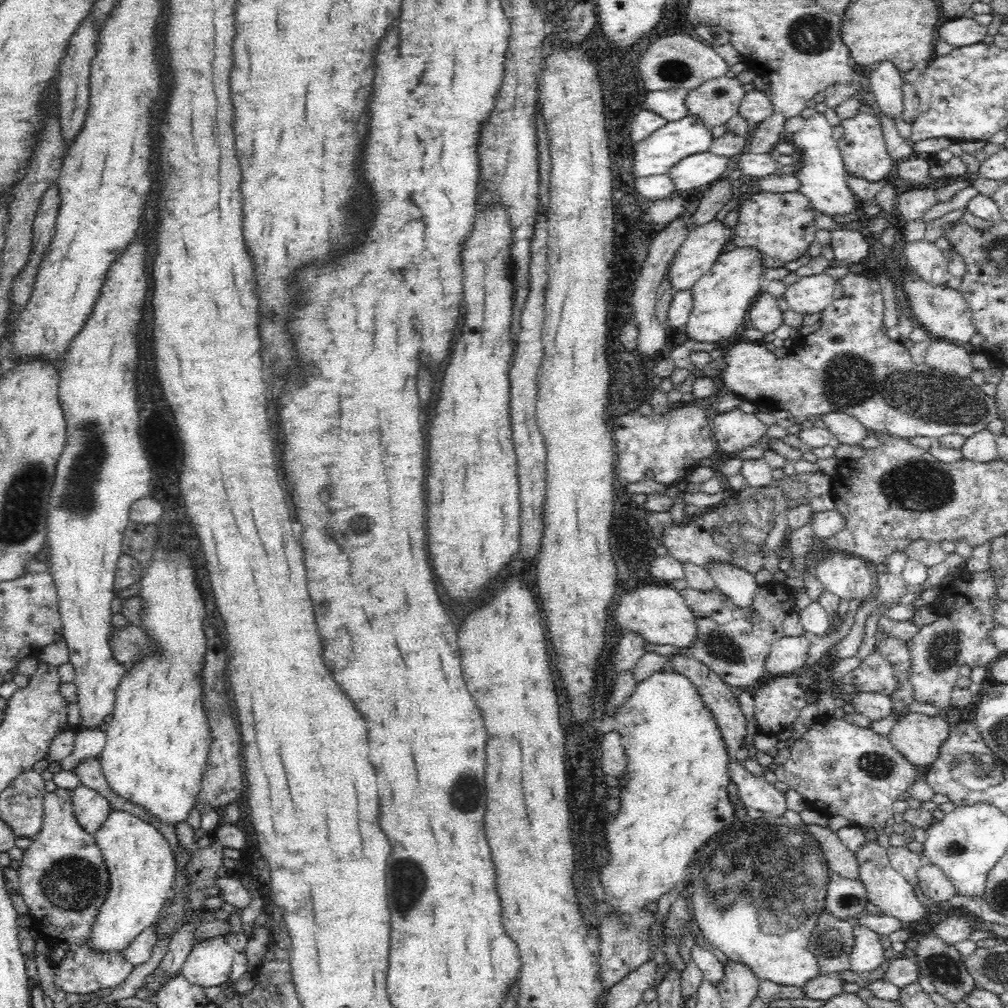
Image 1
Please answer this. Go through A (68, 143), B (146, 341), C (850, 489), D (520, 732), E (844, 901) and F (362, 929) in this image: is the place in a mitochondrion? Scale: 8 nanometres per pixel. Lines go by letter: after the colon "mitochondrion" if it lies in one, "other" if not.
A: other
B: other
C: other
D: other
E: mitochondrion
F: other

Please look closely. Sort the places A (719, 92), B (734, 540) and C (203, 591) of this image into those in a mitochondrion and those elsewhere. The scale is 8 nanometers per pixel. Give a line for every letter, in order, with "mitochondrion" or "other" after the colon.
A: mitochondrion
B: mitochondrion
C: other

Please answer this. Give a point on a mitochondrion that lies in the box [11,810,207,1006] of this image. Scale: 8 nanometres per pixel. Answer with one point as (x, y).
(73, 883)

